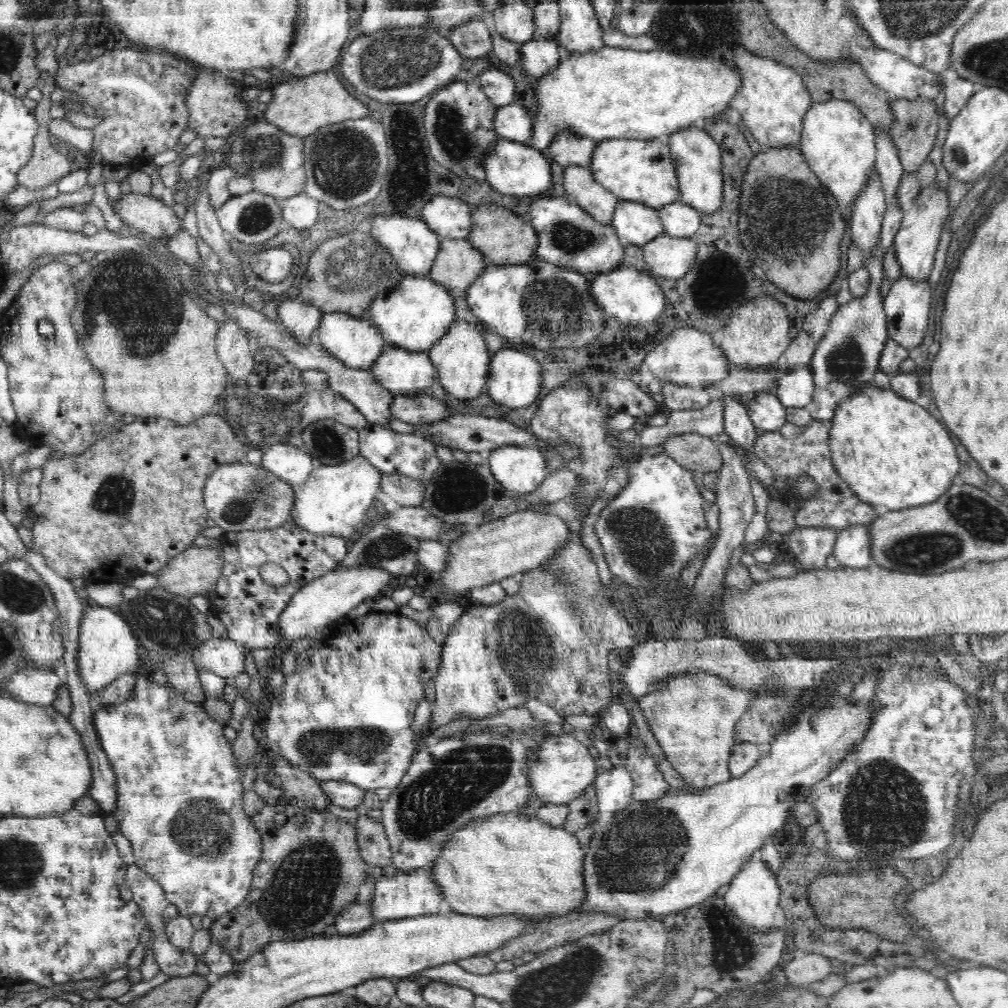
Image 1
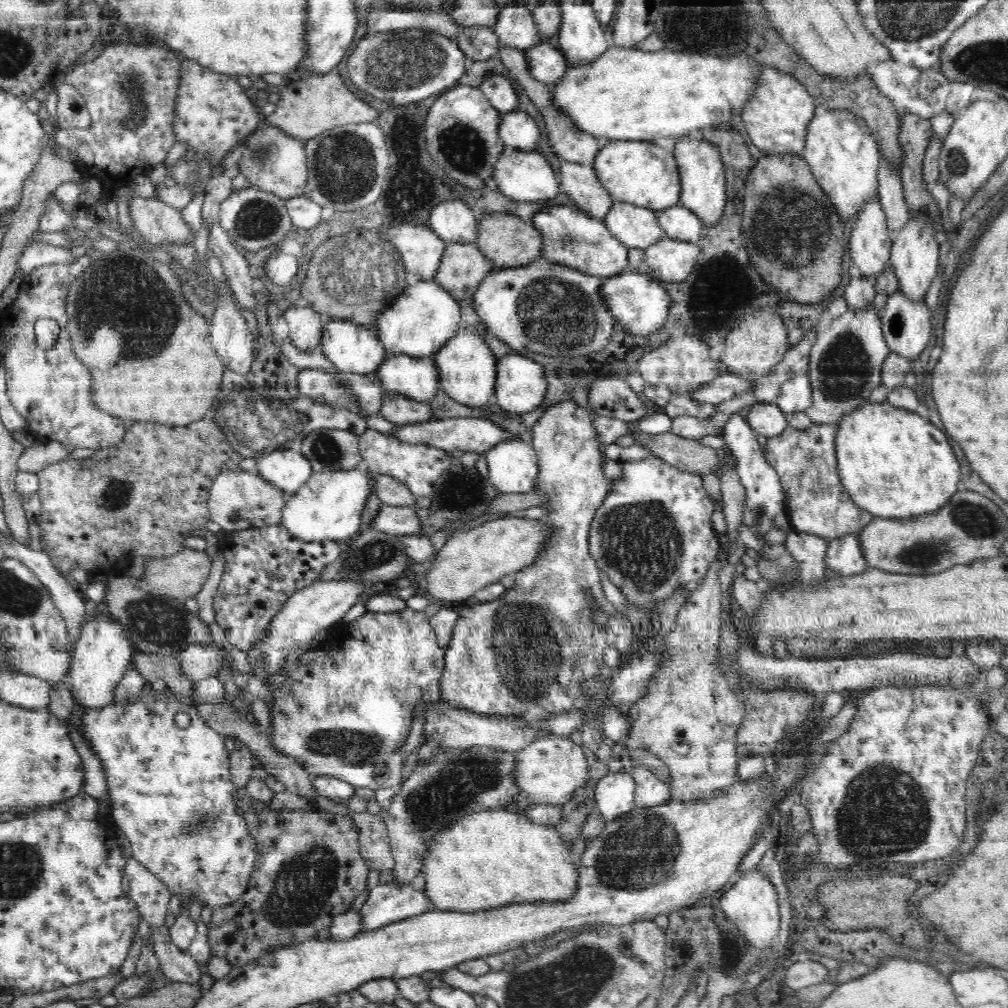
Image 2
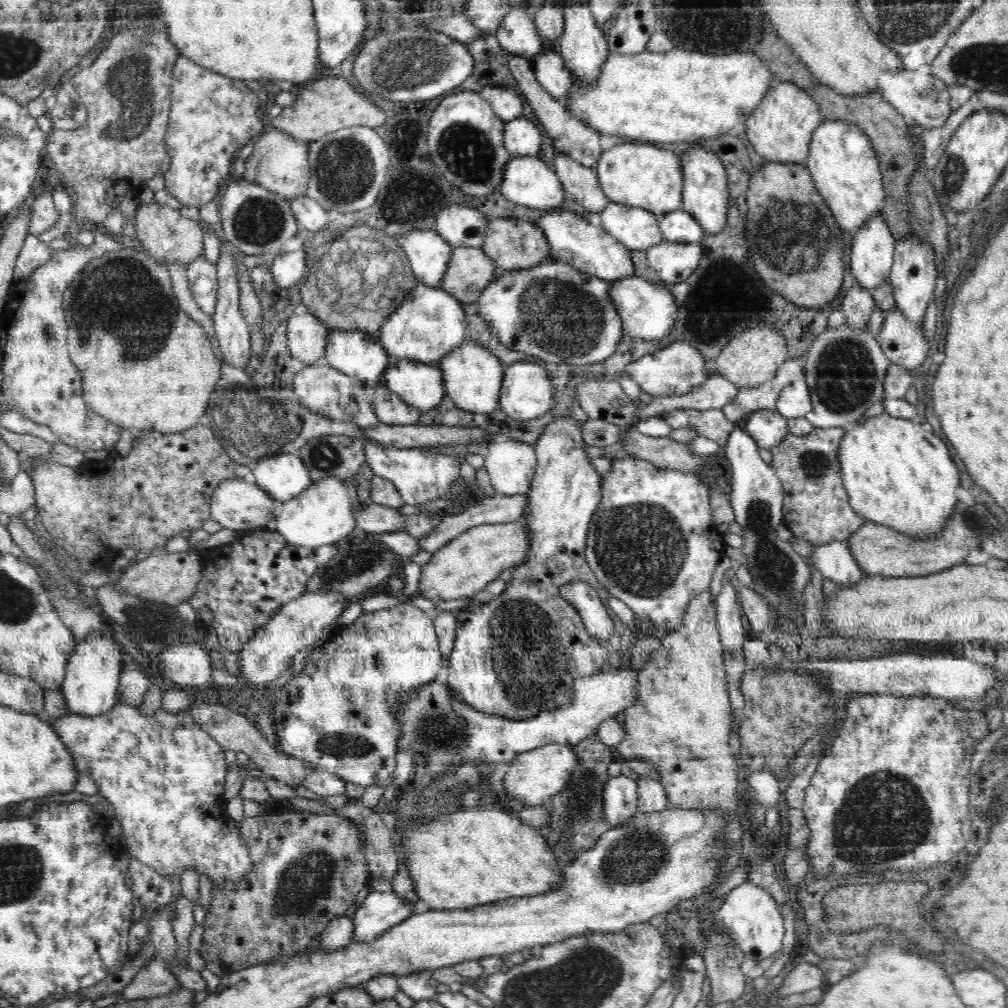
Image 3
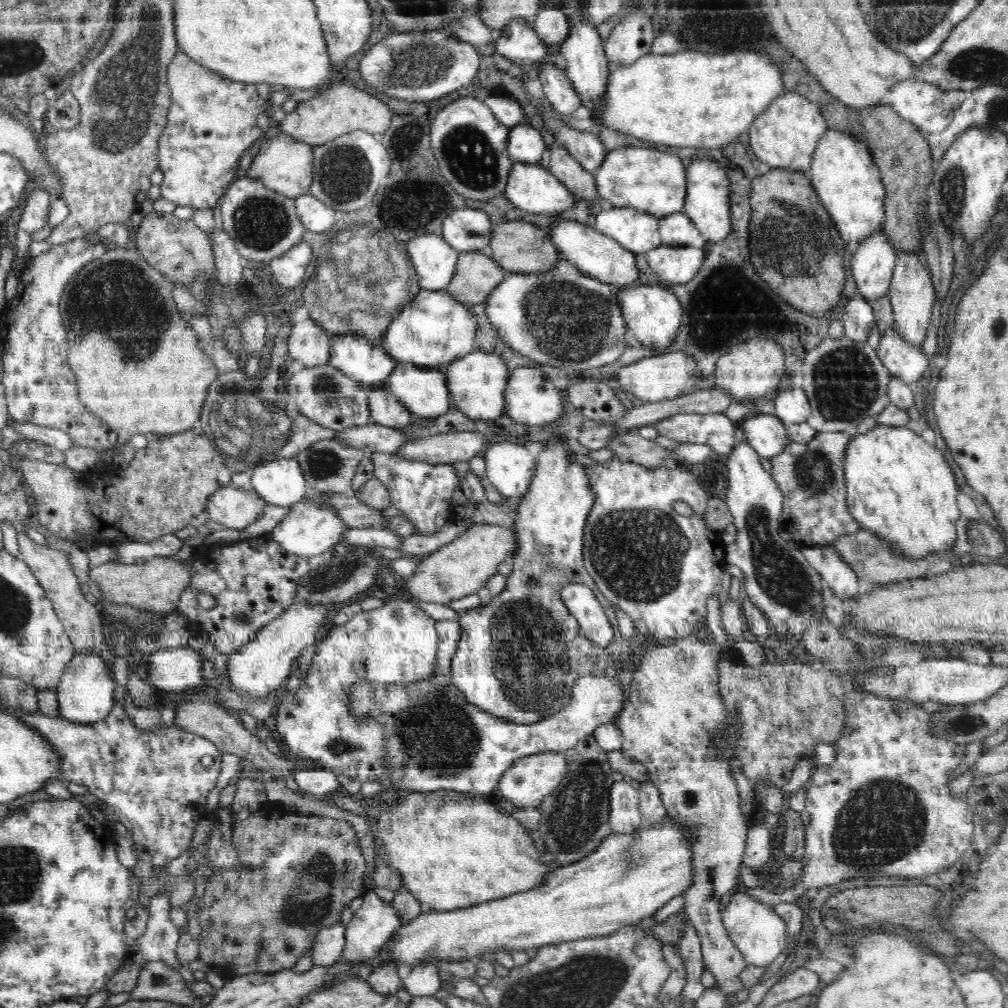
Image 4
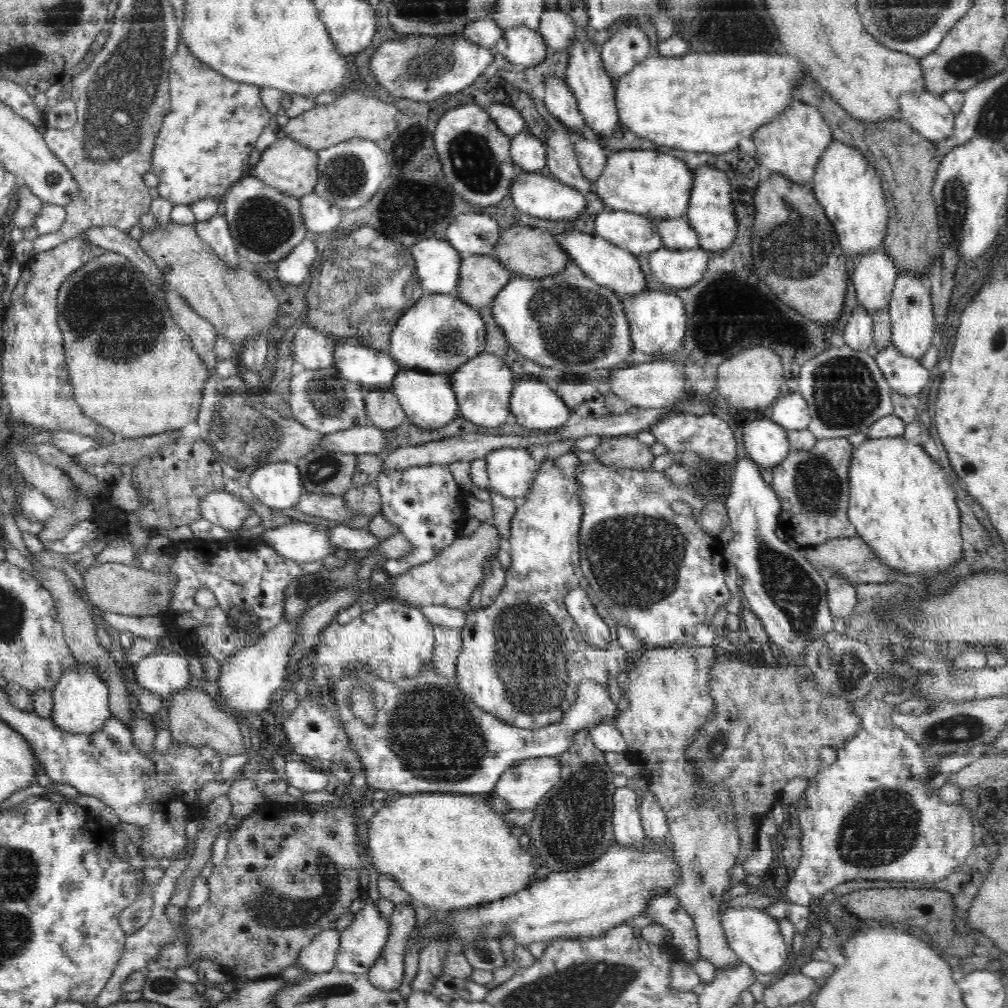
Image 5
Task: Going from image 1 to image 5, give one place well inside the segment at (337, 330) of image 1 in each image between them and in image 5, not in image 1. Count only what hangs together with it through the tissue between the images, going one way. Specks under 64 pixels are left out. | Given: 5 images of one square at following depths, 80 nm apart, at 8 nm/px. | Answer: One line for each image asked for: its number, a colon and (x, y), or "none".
2: (353, 348)
3: (353, 352)
4: (353, 355)
5: (374, 369)

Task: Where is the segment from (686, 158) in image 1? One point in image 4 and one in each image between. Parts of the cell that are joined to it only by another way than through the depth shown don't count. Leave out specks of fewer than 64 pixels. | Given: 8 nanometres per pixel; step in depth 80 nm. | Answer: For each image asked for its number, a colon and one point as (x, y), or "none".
2: (703, 187)
3: (705, 196)
4: (707, 204)

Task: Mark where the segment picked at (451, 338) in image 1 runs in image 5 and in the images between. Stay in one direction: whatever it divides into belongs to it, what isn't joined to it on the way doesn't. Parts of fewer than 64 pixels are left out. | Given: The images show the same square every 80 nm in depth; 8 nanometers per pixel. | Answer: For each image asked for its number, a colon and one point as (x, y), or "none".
2: (467, 367)
3: (472, 375)
4: (477, 382)
5: (483, 386)

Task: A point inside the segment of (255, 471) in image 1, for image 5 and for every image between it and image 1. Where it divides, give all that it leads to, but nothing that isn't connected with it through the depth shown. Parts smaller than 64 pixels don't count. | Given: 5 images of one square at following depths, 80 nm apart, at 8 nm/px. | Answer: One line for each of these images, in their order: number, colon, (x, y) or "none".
2: (238, 500)
3: (235, 504)
4: (235, 508)
5: (229, 511)

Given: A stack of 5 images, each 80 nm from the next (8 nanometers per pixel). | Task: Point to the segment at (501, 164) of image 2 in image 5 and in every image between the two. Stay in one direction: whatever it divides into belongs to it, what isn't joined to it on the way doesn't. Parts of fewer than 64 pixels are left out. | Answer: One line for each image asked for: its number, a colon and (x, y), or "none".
3: (527, 181)
4: (532, 187)
5: (542, 195)

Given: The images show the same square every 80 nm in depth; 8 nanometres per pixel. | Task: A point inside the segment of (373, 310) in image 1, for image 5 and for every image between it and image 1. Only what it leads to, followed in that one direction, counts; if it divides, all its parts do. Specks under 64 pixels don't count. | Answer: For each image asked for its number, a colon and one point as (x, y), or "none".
2: (425, 316)
3: (430, 322)
4: (434, 330)
5: (439, 334)

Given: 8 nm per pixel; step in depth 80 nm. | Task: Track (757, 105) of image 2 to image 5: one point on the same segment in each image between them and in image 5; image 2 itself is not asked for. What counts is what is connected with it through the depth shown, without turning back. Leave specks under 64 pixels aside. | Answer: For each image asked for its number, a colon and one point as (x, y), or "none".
3: (781, 129)
4: (786, 135)
5: (792, 145)

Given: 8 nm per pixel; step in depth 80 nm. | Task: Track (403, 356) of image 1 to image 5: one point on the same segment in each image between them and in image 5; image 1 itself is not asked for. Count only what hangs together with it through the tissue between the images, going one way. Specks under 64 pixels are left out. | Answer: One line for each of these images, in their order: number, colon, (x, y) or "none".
2: (415, 378)
3: (417, 384)
4: (423, 391)
5: (428, 400)

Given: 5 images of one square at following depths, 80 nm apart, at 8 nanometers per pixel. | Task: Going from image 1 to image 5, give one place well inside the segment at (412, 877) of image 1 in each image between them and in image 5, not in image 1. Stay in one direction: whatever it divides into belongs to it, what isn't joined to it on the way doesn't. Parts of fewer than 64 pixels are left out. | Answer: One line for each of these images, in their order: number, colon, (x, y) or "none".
2: (385, 904)
3: (379, 911)
4: (372, 925)
5: (361, 942)

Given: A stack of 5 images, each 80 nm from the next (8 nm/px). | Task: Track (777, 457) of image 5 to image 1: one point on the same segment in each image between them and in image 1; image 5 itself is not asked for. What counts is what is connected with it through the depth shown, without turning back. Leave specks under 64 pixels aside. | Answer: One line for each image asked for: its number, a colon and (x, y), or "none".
1: (766, 412)
2: (765, 418)
3: (767, 427)
4: (765, 433)

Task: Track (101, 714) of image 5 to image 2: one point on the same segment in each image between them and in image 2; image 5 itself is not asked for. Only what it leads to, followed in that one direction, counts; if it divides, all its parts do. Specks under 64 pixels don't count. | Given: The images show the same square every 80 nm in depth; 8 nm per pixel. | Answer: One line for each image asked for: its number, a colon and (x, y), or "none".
2: (101, 654)
3: (91, 684)
4: (86, 694)

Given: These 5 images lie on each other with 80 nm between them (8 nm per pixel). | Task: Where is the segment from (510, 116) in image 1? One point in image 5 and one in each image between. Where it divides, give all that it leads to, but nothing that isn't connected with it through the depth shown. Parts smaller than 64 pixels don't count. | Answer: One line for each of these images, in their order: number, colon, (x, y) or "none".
2: (517, 130)
3: (522, 138)
4: (525, 144)
5: (528, 153)

